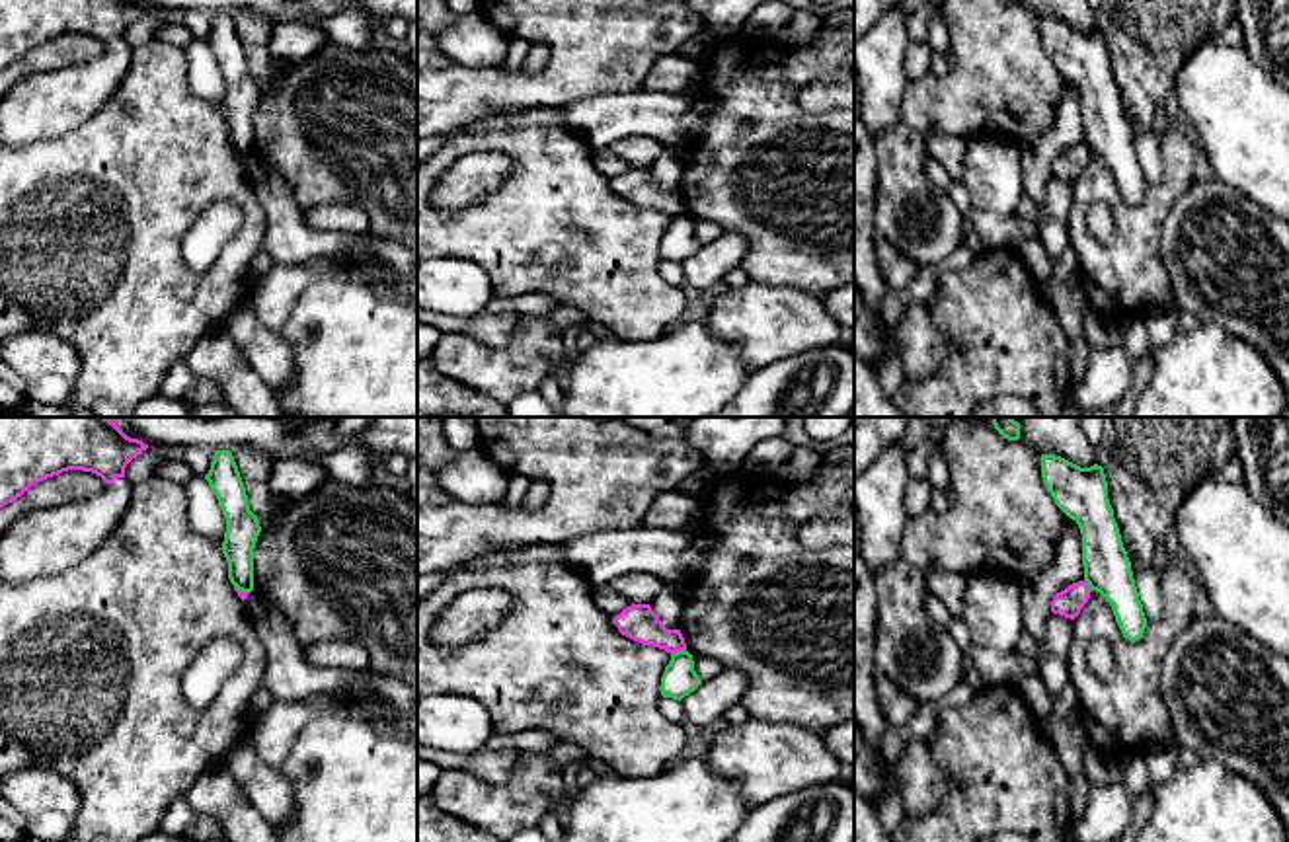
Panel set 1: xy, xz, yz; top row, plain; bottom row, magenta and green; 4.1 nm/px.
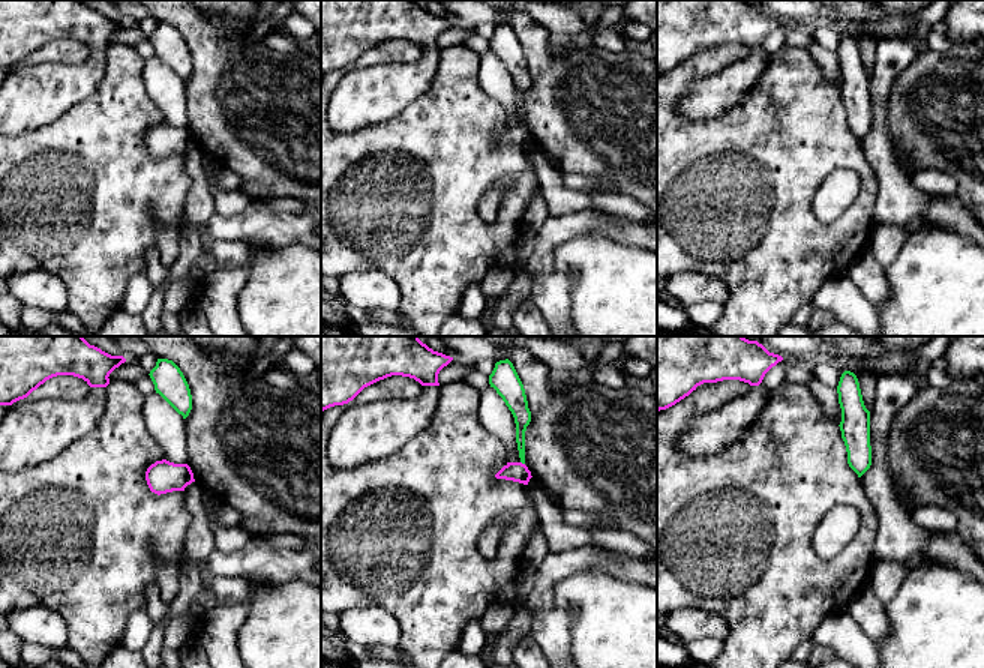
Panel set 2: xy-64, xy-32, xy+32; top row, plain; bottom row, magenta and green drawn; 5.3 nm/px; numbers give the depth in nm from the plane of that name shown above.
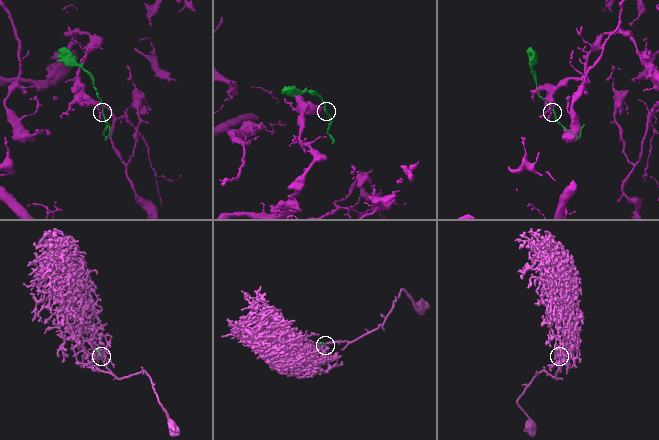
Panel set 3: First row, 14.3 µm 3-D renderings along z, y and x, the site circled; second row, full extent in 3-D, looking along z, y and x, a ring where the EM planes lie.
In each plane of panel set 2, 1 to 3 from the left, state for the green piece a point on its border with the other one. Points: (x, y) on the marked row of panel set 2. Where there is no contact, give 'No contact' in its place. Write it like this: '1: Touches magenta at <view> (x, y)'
1: No contact
2: Touches magenta at xy-32 (521, 463)
3: No contact

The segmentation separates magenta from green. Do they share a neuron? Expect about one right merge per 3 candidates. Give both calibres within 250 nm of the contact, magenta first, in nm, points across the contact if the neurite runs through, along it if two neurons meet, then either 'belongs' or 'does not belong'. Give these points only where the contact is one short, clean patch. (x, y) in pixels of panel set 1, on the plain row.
150 nm thick on the magenta side, 140 nm on the other; border along xz (685, 213), (671, 217); does not belong

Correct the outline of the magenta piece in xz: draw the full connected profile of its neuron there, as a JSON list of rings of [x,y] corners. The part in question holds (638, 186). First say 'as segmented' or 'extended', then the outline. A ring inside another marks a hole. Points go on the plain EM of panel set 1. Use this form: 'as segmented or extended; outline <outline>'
as segmented; outline [[[649,168],[624,172],[614,187],[618,195],[644,209],[665,212],[667,216],[686,214],[681,193],[667,193]]]

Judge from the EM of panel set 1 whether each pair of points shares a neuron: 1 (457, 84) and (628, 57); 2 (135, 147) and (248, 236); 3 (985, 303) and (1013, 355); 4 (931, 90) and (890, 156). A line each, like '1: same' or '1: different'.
1: same
2: same
3: same
4: different

